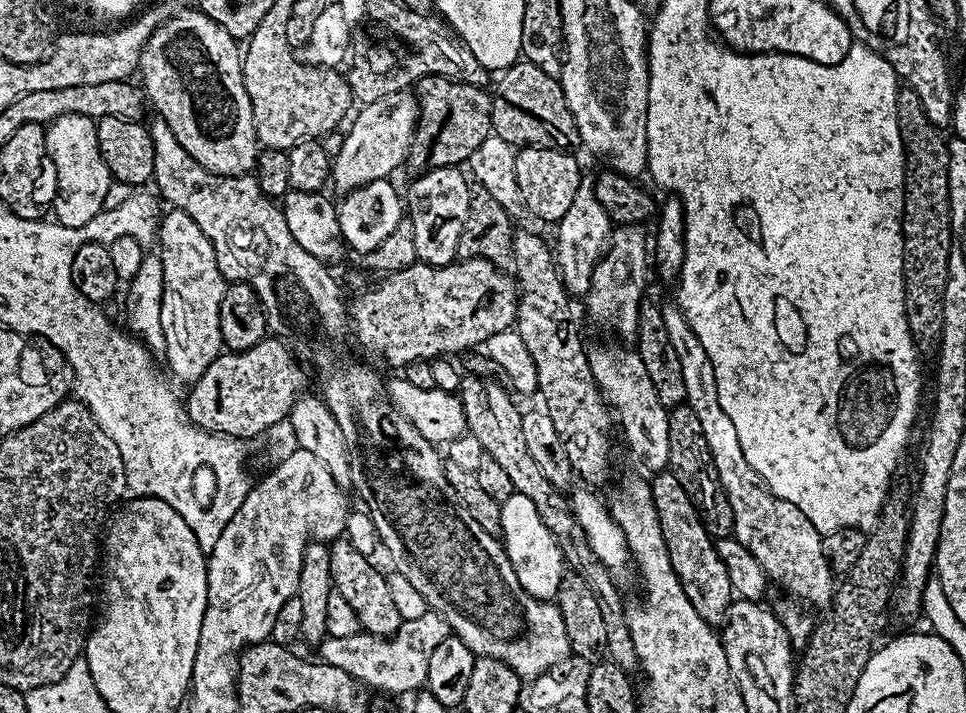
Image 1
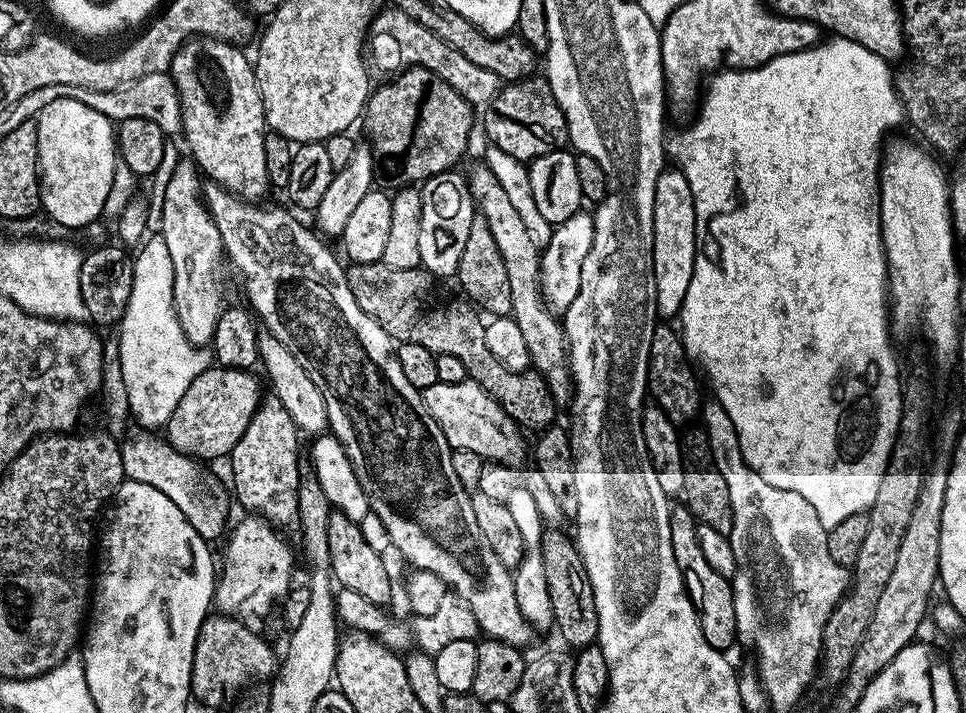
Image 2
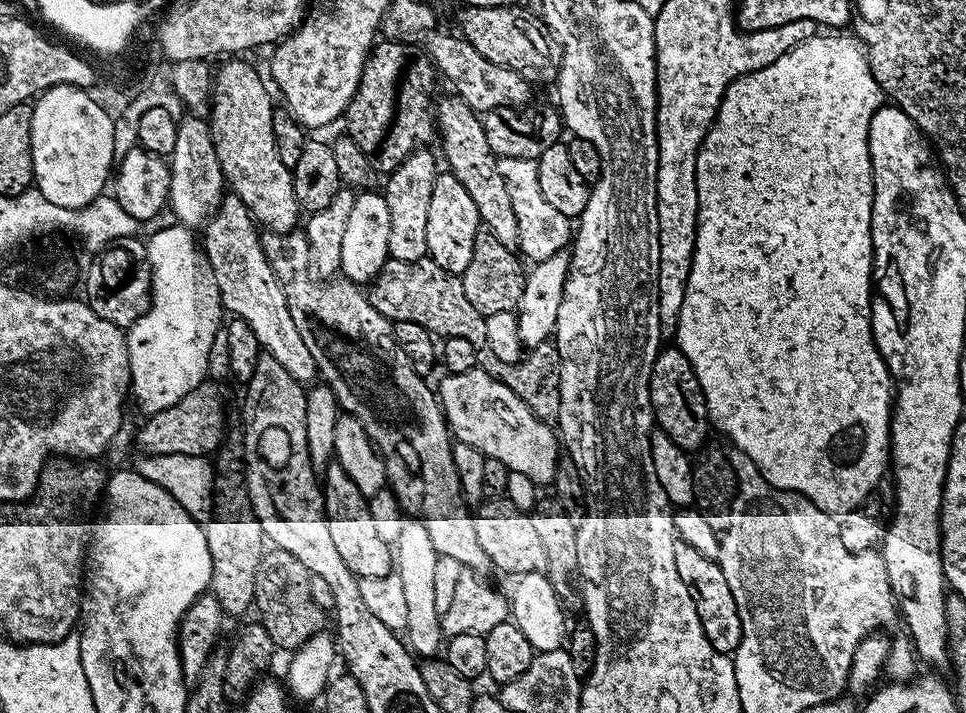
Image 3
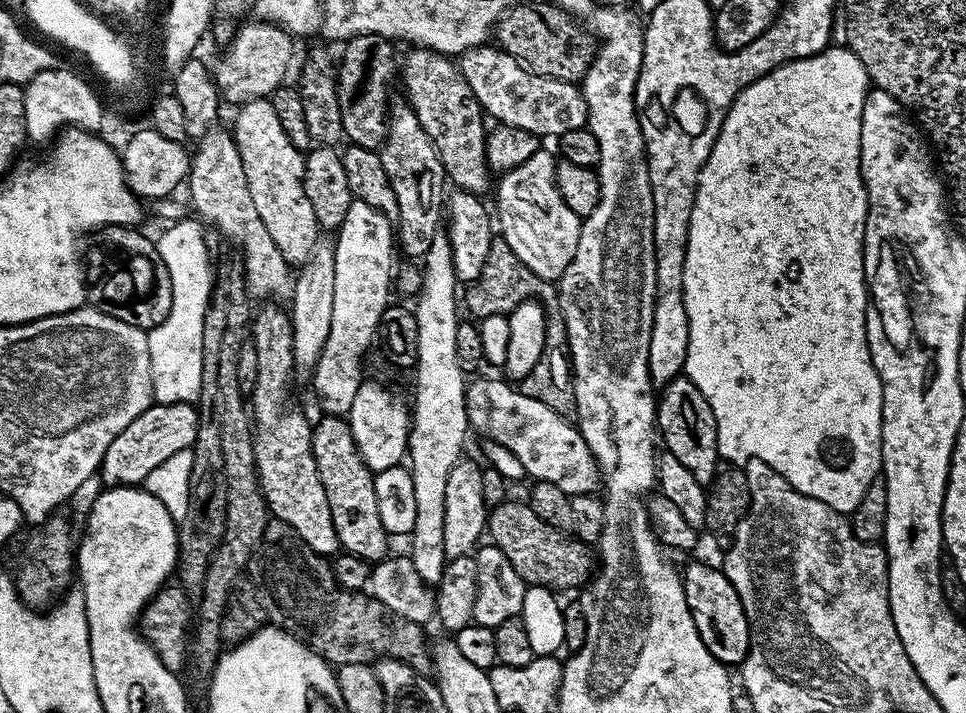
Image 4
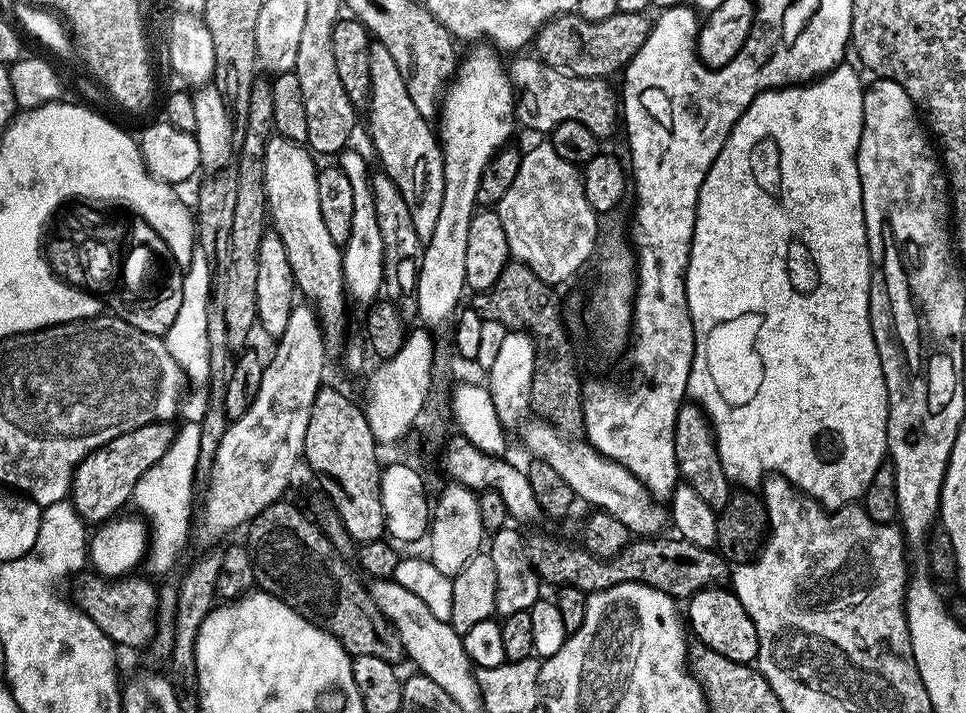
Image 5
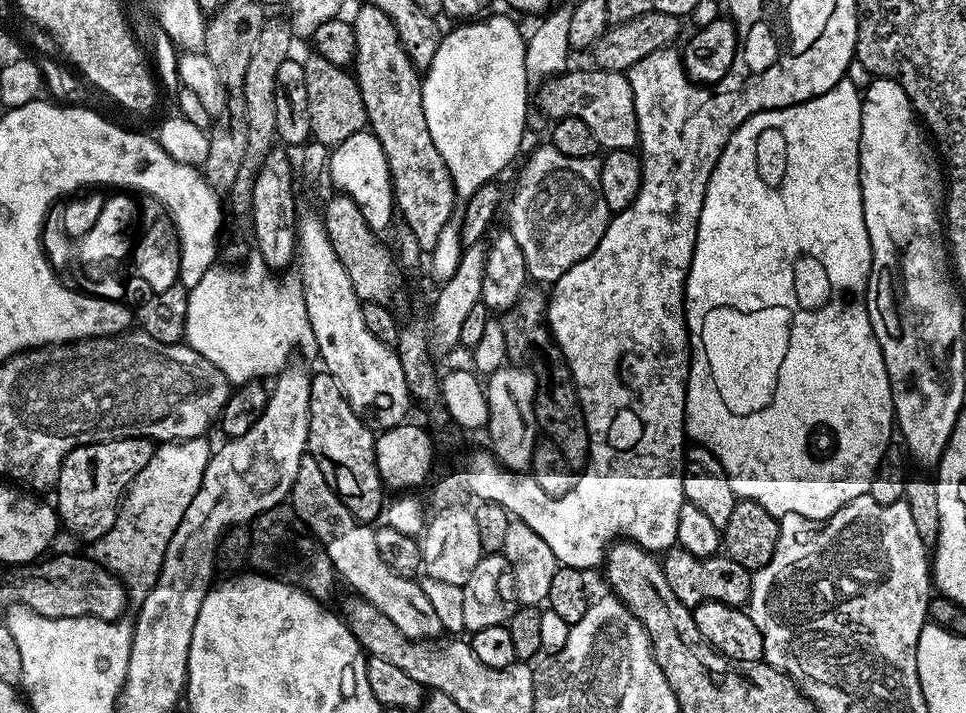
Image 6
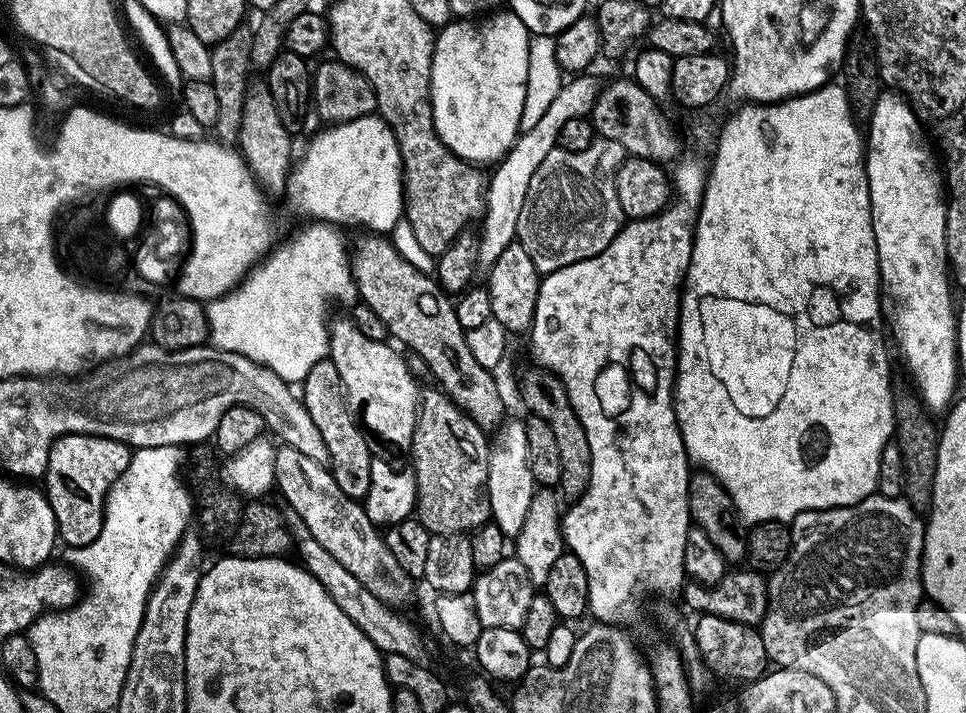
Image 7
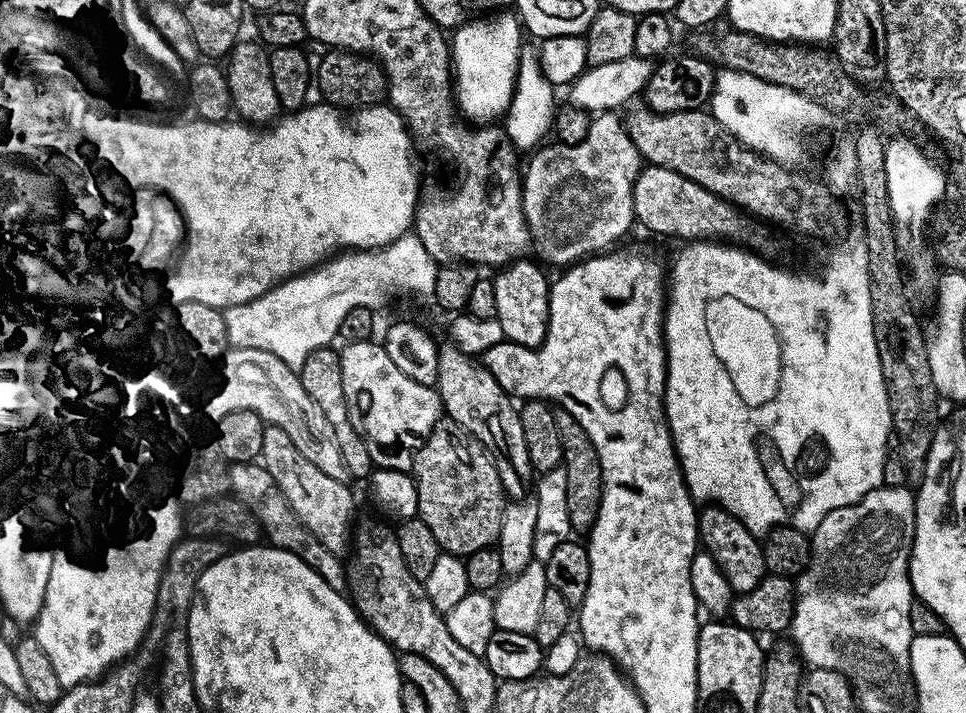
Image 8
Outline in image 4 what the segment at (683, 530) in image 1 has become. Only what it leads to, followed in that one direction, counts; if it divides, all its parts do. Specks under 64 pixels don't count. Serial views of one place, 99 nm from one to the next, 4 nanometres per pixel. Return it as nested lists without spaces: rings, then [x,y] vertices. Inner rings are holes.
[[[692,564],[688,569],[683,569],[682,579],[686,606],[690,606],[694,626],[706,650],[710,650],[710,654],[714,654],[714,658],[718,658],[725,666],[743,664],[750,646],[750,630],[746,610],[742,610],[742,598],[738,598],[738,590],[734,590],[719,567],[707,568],[704,564]]]

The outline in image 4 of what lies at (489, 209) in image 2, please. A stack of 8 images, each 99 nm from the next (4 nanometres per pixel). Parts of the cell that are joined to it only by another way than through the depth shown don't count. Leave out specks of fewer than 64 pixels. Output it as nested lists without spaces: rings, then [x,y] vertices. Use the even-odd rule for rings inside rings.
[[[419,46],[411,51],[402,60],[402,80],[404,76],[404,88],[408,91],[406,103],[414,110],[418,122],[422,122],[422,130],[426,130],[435,146],[445,177],[451,183],[453,180],[459,191],[483,197],[490,179],[486,162],[486,113],[478,98],[474,98],[474,90],[470,90],[470,82],[466,82],[455,59]]]

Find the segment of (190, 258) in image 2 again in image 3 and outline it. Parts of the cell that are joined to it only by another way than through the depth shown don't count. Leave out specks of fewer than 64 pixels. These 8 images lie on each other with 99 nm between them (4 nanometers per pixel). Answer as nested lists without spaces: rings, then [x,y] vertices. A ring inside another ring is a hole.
[[[188,114],[177,123],[178,142],[174,142],[174,150],[170,157],[170,184],[169,196],[167,203],[173,214],[176,215],[177,221],[185,228],[196,230],[201,227],[220,207],[222,197],[226,192],[226,181],[224,171],[220,169],[216,148],[212,144],[212,130],[207,119],[199,120],[199,115]]]

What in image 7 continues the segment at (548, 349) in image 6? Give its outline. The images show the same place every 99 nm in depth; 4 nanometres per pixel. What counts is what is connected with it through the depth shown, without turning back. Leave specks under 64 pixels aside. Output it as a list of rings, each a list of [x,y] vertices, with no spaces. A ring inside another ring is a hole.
[[[539,366],[524,368],[520,372],[520,400],[529,409],[531,415],[542,418],[550,430],[554,430],[554,438],[558,438],[558,451],[562,457],[562,478],[558,485],[559,491],[571,498],[578,498],[588,489],[592,473],[590,458],[590,442],[586,438],[586,430],[573,410],[570,398],[564,389],[564,383],[554,373]]]

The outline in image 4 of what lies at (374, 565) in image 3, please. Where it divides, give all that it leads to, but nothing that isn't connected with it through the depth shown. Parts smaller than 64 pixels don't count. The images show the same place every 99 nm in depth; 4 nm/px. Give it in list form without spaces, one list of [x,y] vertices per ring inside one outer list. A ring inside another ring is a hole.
[[[325,415],[324,420],[315,421],[312,429],[312,453],[326,490],[326,502],[330,502],[330,514],[334,518],[334,530],[340,540],[341,549],[369,562],[379,562],[389,555],[389,533],[382,526],[378,514],[378,498],[374,474],[360,456],[344,416]]]

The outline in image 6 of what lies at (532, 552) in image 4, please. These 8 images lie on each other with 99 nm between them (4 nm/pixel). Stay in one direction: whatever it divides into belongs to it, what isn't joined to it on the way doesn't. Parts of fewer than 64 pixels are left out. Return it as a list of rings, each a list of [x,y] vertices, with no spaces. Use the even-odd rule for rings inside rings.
[[[673,546],[663,553],[662,563],[666,582],[670,582],[670,590],[674,590],[678,602],[682,602],[687,608],[694,609],[706,602],[722,602],[735,608],[744,608],[747,605],[752,589],[752,573],[727,554],[698,558],[690,554],[690,550]]]

